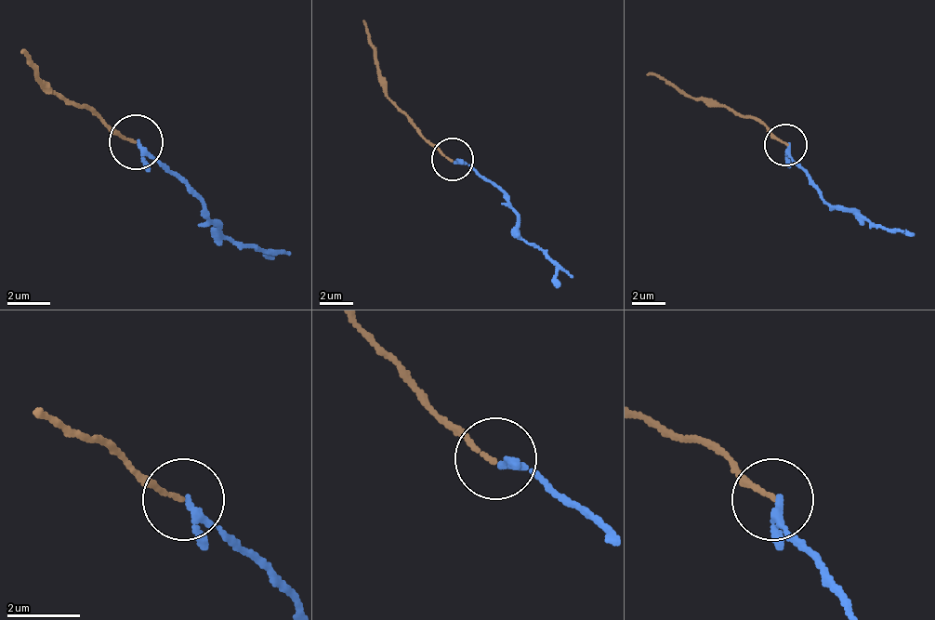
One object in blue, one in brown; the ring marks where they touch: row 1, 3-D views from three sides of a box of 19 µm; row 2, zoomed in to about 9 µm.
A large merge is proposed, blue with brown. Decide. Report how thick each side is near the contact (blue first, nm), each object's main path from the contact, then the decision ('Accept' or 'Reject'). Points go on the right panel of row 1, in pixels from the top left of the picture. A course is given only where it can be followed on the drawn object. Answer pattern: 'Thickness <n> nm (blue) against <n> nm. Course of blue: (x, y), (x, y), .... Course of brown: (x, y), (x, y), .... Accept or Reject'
Thickness 160 nm (blue) against 110 nm. Course of blue: (789, 145), (793, 163), (831, 204), (856, 208), (894, 230), (915, 234). Course of brown: (784, 145), (759, 120), (734, 116), (721, 103), (704, 103), (645, 73). Accept

